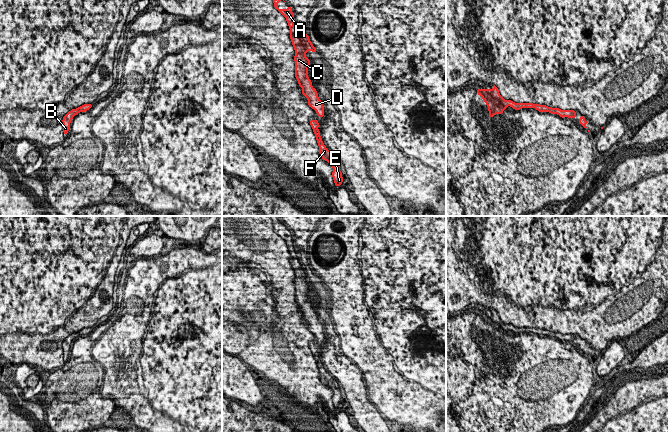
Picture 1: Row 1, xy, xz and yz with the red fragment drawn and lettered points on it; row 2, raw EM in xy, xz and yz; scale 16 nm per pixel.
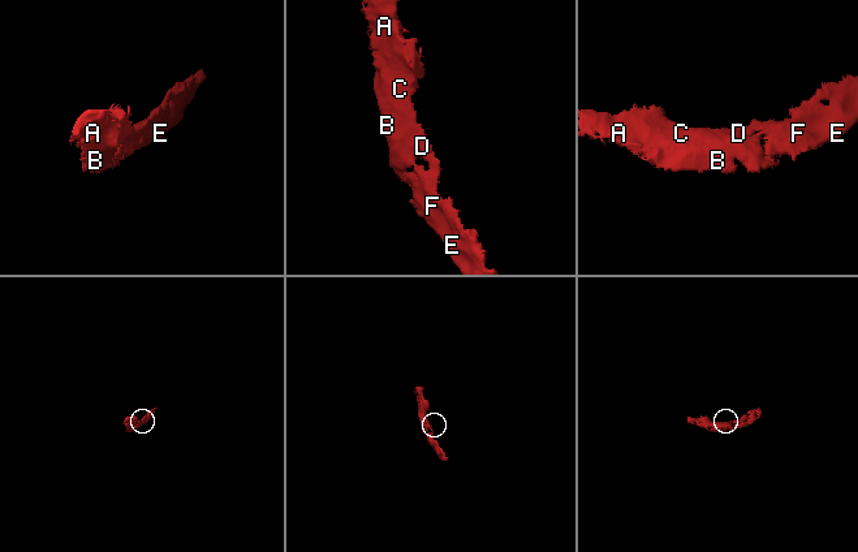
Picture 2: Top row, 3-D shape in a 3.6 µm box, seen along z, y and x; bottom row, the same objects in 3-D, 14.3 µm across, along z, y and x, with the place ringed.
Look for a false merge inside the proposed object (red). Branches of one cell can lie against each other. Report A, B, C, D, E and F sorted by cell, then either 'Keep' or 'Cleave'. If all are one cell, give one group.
Groups: A B C D E F. Keep

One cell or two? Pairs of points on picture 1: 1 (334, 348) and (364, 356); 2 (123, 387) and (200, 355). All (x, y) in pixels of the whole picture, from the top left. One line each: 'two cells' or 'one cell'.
1: two cells
2: one cell

